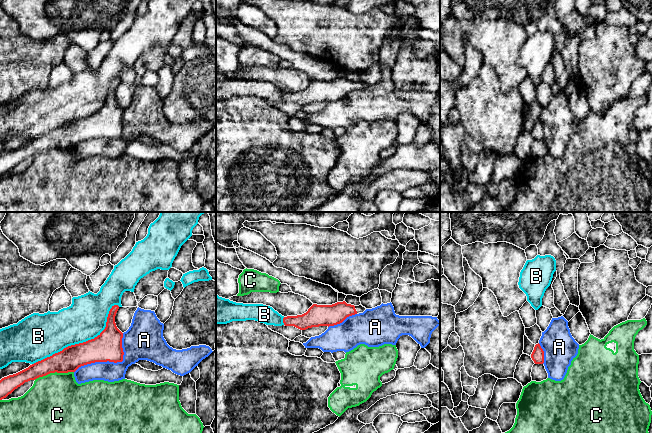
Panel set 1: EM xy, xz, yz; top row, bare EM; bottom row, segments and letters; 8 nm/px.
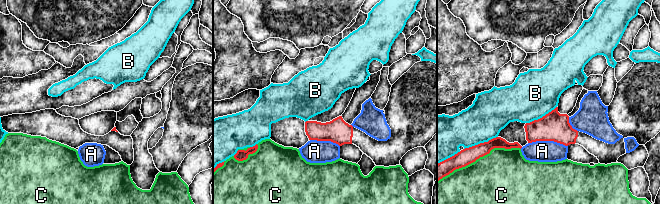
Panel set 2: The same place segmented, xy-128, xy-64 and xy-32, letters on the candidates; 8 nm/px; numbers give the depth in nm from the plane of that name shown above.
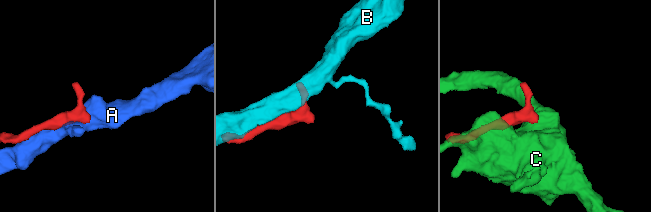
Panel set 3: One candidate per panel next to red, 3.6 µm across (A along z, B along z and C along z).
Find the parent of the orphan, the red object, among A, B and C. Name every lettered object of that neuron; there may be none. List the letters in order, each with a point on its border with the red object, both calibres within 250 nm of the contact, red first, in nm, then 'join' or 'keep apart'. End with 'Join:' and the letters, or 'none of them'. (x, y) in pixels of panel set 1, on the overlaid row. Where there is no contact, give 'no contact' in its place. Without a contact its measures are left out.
A: xy (111, 361) | 240/240 nm | keep apart
B: xy (83, 342) | 240/320 nm | keep apart
C: xy (53, 372) | 190/480 nm | keep apart
Join: none of them

